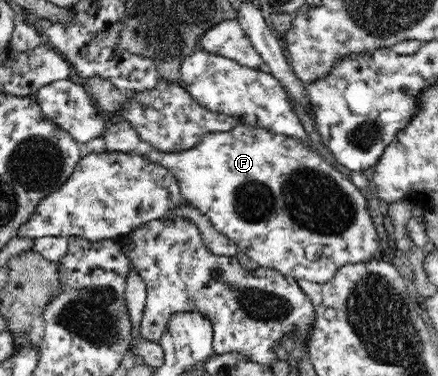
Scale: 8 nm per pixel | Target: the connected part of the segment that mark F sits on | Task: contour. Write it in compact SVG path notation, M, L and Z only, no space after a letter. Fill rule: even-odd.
M241 123L235 128L227 132L211 132L205 135L197 146L190 149L185 149L181 152L164 153L155 149L144 154L151 162L162 166L173 173L174 179L180 188L181 196L187 201L188 205L195 208L198 212L203 213L207 219L211 220L211 225L216 232L225 235L227 239L237 245L239 251L244 252L255 262L258 267L269 268L283 275L288 275L295 278L303 278L303 280L311 280L315 284L327 282L336 276L336 273L345 264L356 264L362 261L369 261L375 252L378 251L380 240L379 234L373 225L373 219L367 210L368 200L345 175L337 171L335 167L329 165L321 155L312 151L307 145L287 135L277 134L265 128L257 128ZM307 246L319 246L321 248L321 258L317 260L309 260L307 258Z

